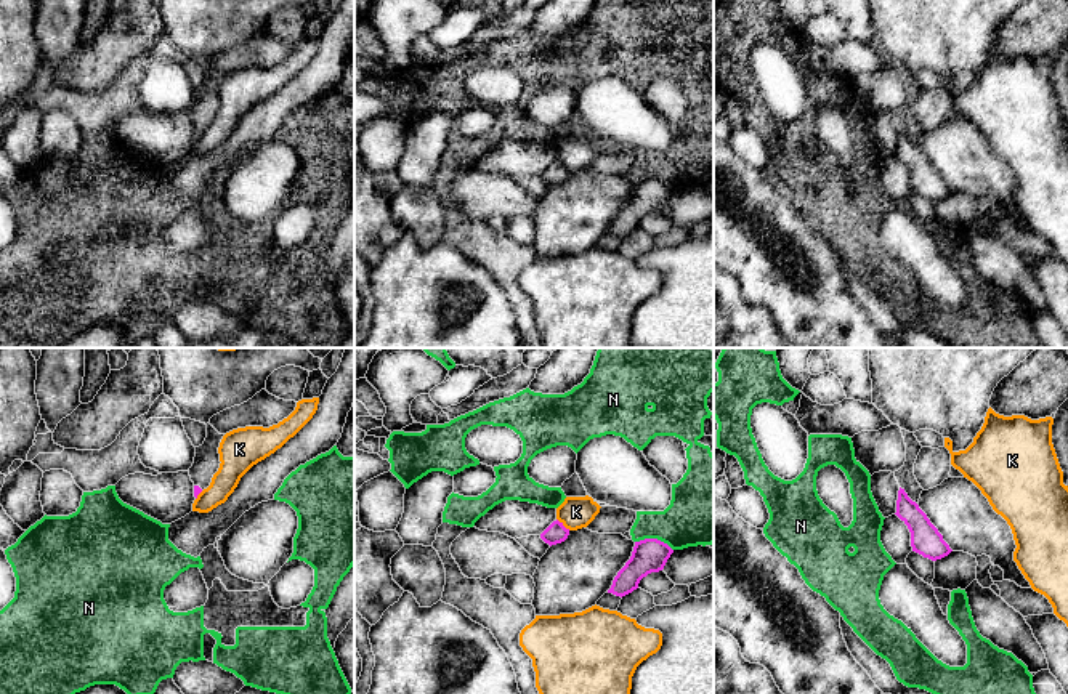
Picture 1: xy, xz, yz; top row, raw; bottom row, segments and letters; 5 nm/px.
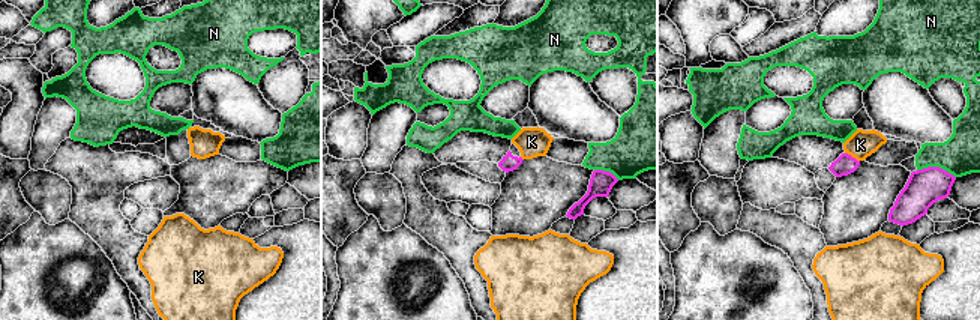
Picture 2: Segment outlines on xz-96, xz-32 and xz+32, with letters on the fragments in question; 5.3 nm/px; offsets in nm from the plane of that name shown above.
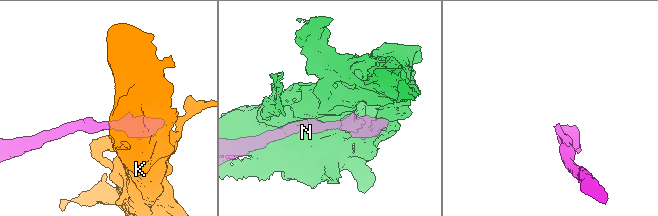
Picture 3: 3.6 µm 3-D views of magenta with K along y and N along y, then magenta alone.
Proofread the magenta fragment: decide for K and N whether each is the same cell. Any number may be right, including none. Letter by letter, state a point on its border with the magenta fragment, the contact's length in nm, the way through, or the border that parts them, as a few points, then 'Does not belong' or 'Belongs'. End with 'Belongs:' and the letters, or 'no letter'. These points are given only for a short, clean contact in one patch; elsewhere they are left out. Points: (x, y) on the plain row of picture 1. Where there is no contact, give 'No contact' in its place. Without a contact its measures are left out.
K: Touches magenta at xz (562, 165). Shared border 90 nm. Does not belong
N: Touches magenta at xz (655, 180). Shared border 200 nm. Does not belong
Belongs: no letter

